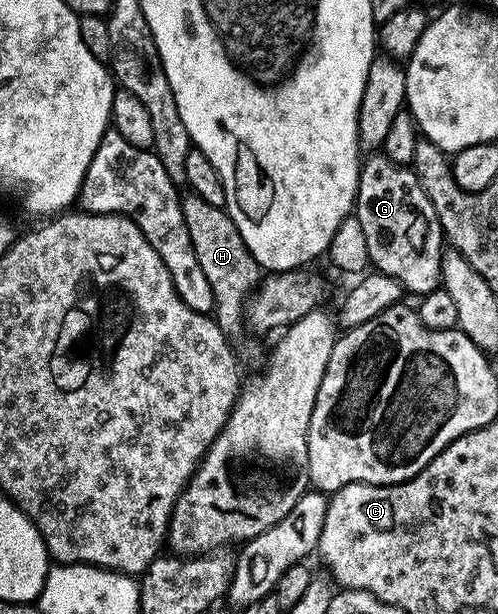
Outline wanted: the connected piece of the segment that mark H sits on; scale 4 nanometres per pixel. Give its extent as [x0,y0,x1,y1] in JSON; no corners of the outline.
[181,192,260,340]

